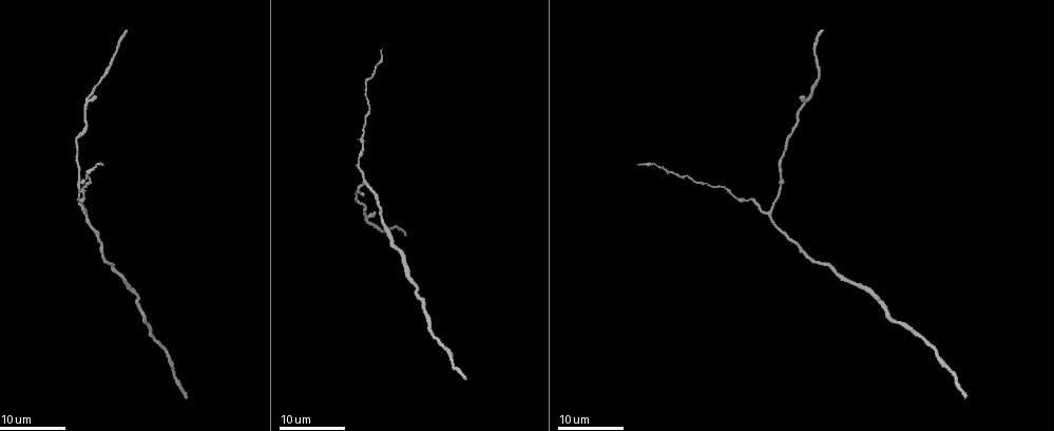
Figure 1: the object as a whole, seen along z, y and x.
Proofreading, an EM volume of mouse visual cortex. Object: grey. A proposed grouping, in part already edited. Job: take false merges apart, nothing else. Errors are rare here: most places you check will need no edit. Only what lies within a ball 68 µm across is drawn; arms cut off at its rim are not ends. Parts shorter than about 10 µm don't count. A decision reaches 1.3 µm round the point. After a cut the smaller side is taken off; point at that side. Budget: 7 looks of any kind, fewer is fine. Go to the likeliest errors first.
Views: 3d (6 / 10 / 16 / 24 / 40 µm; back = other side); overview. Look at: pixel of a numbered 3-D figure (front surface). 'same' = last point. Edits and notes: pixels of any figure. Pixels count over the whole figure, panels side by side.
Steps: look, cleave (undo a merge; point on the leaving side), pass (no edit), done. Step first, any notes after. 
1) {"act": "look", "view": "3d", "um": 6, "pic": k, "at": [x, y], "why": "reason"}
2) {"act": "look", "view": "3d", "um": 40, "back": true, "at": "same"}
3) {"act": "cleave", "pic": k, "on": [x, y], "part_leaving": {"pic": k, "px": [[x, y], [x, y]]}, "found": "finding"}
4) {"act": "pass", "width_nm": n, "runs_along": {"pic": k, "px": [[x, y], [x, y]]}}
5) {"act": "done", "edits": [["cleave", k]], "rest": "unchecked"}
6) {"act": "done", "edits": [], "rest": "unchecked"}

{"act": "look", "view": "3d", "um": 16, "pic": 1, "at": [768, 213], "why": "three-way junction"}

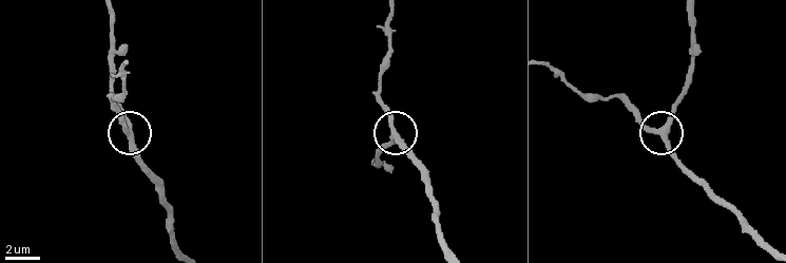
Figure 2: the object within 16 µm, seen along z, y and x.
{"act": "look", "view": "3d", "um": 10, "pic": 2, "at": [393, 135], "why": "closer look"}

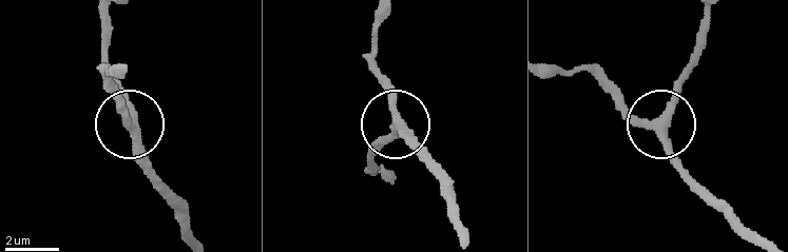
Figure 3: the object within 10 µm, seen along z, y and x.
{"act": "pass", "runs_along": {"pic": 3, "px": [[750, 236], [696, 181], [667, 128], [634, 114], [596, 75]]}, "found": "one cell here"}

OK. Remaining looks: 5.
{"act": "look", "view": "3d", "um": 16, "pic": 1, "at": [794, 244]}

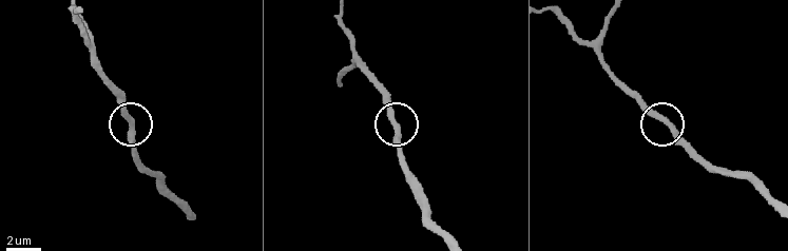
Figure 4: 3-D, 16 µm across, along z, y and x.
{"act": "look", "view": "3d", "um": 10, "pic": 4, "at": [665, 118]}

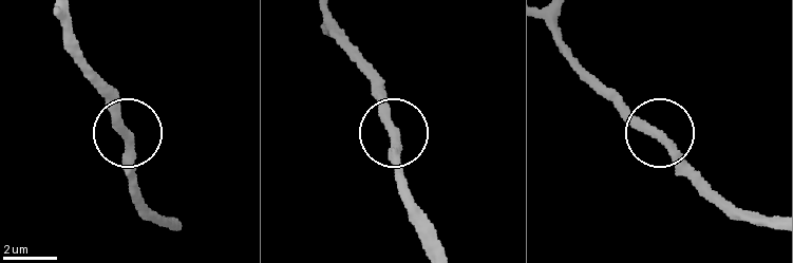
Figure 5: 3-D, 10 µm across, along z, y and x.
{"act": "pass", "width_nm": 330, "found": "continuous, no second cell"}

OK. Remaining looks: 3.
{"act": "look", "view": "3d", "um": 16, "pic": 1, "at": [82, 197], "why": "narrows sharply"}

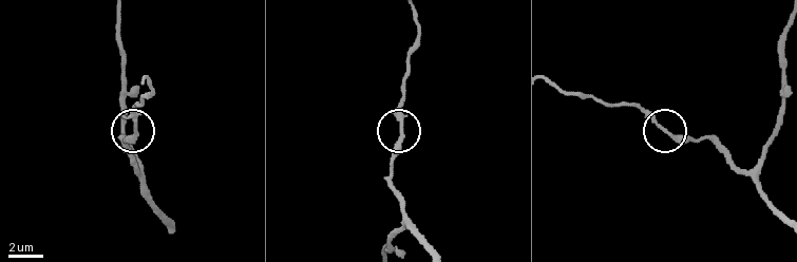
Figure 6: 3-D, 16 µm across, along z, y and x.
{"act": "look", "view": "3d", "um": 10, "pic": 6, "at": [401, 127]}

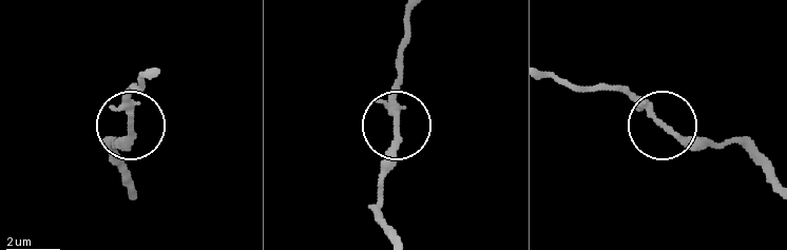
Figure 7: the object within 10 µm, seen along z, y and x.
{"act": "pass", "runs_along": {"pic": 7, "px": [[771, 173], [745, 148], [684, 141], [611, 87]]}, "found": "continuous, no second cell"}

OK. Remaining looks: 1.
{"act": "done", "edits": [], "rest": "unchecked"}

